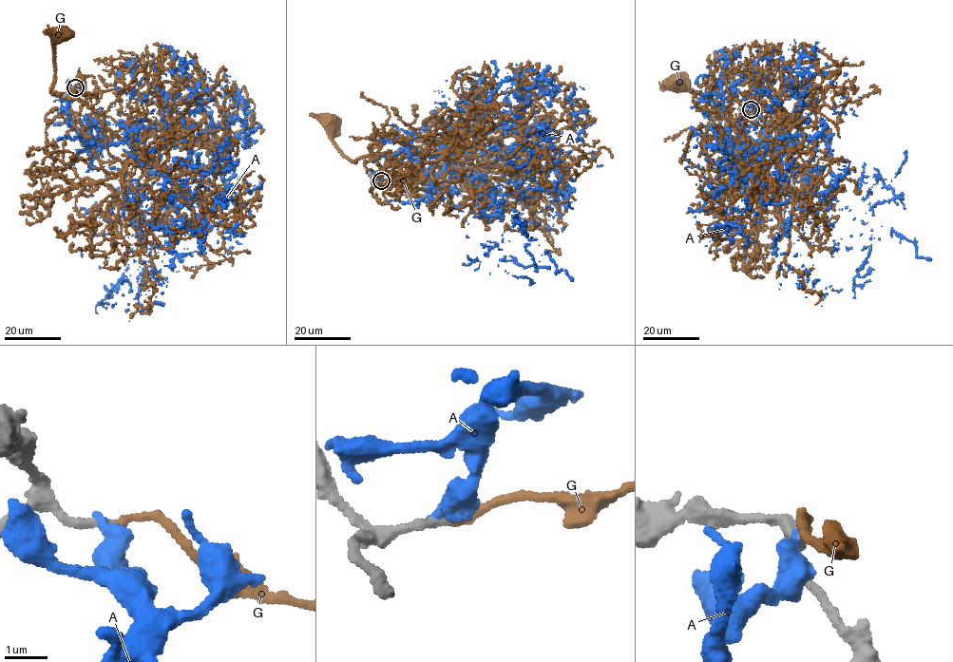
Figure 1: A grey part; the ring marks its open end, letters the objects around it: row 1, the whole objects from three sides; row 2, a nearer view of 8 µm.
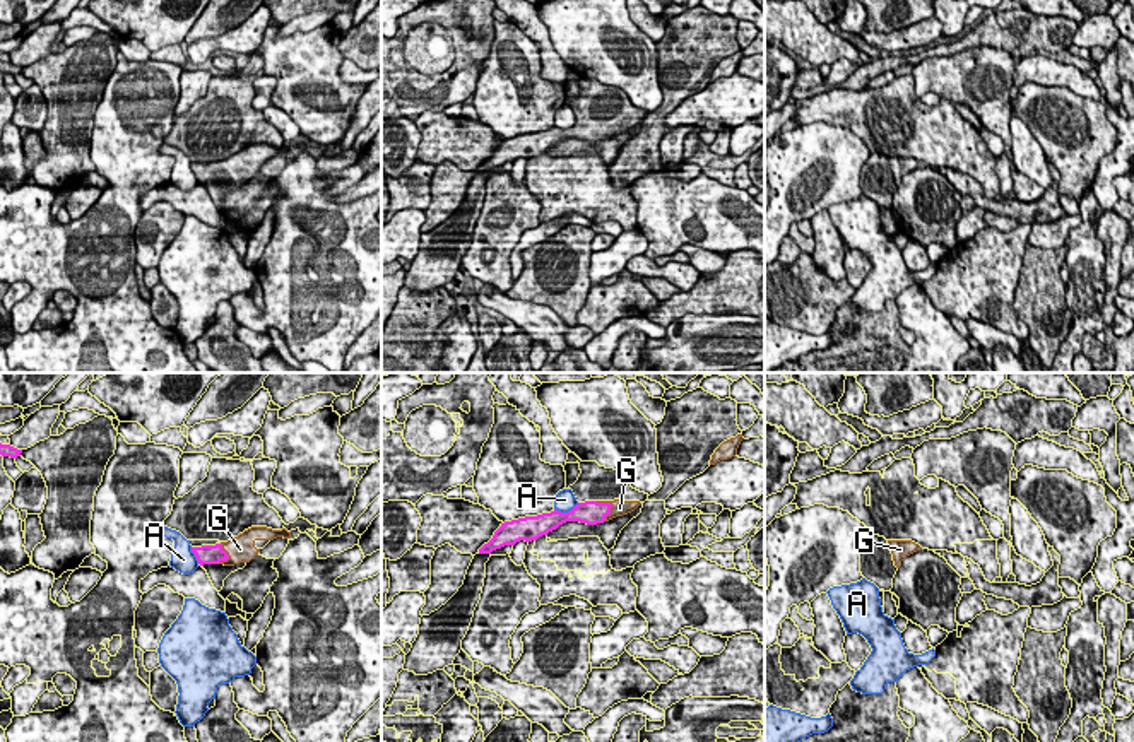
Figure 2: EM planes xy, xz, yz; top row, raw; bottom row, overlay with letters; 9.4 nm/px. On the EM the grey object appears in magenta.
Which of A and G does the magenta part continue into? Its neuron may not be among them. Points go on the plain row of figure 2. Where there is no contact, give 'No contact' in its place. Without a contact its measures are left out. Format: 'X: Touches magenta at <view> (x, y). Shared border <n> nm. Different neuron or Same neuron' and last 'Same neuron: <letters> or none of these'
A: Touches magenta at xz (568, 129). Shared border 240 nm. Different neuron
G: Touches magenta at xz (611, 122). Shared border 220 nm. Same neuron
Same neuron: G

